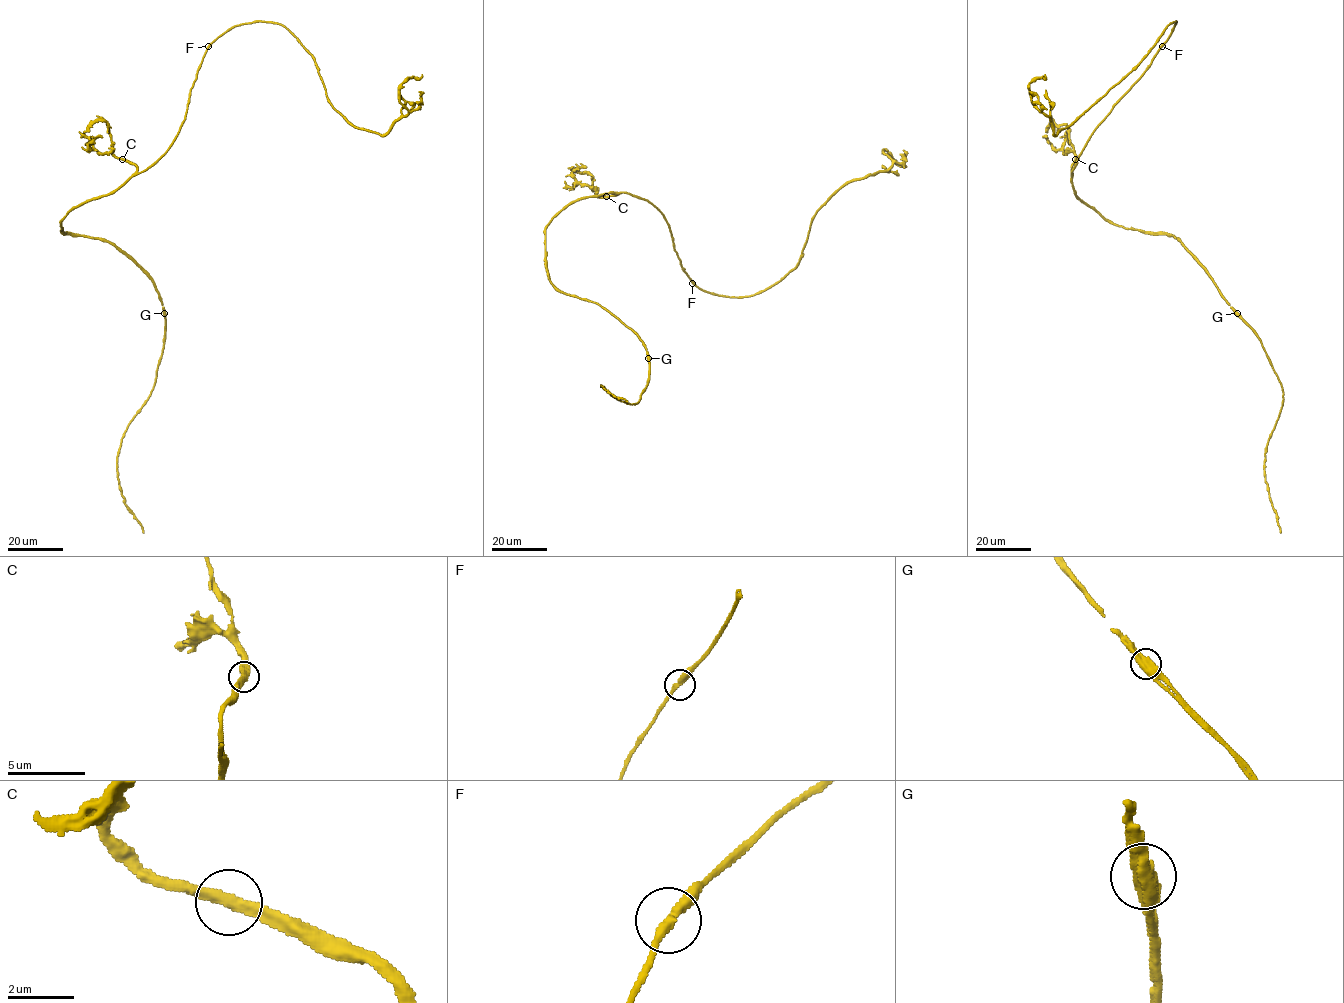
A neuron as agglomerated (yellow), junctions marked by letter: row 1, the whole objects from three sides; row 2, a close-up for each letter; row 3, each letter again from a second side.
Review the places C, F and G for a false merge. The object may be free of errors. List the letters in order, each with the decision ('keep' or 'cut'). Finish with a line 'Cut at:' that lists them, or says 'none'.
C: keep
F: keep
G: cut
Cut at: G

